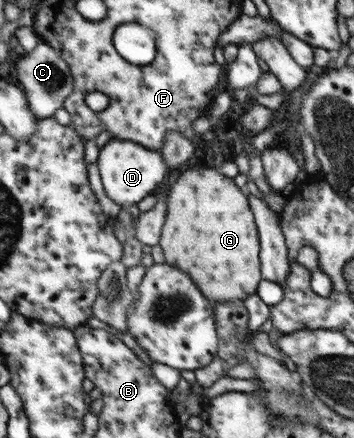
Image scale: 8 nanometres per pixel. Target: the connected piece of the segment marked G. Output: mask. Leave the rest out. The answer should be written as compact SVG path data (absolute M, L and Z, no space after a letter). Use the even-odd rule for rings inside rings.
M213 167L187 169L169 190L169 210L161 242L165 262L191 272L203 284L206 297L216 302L245 300L258 291L260 234L247 196L231 178Z

